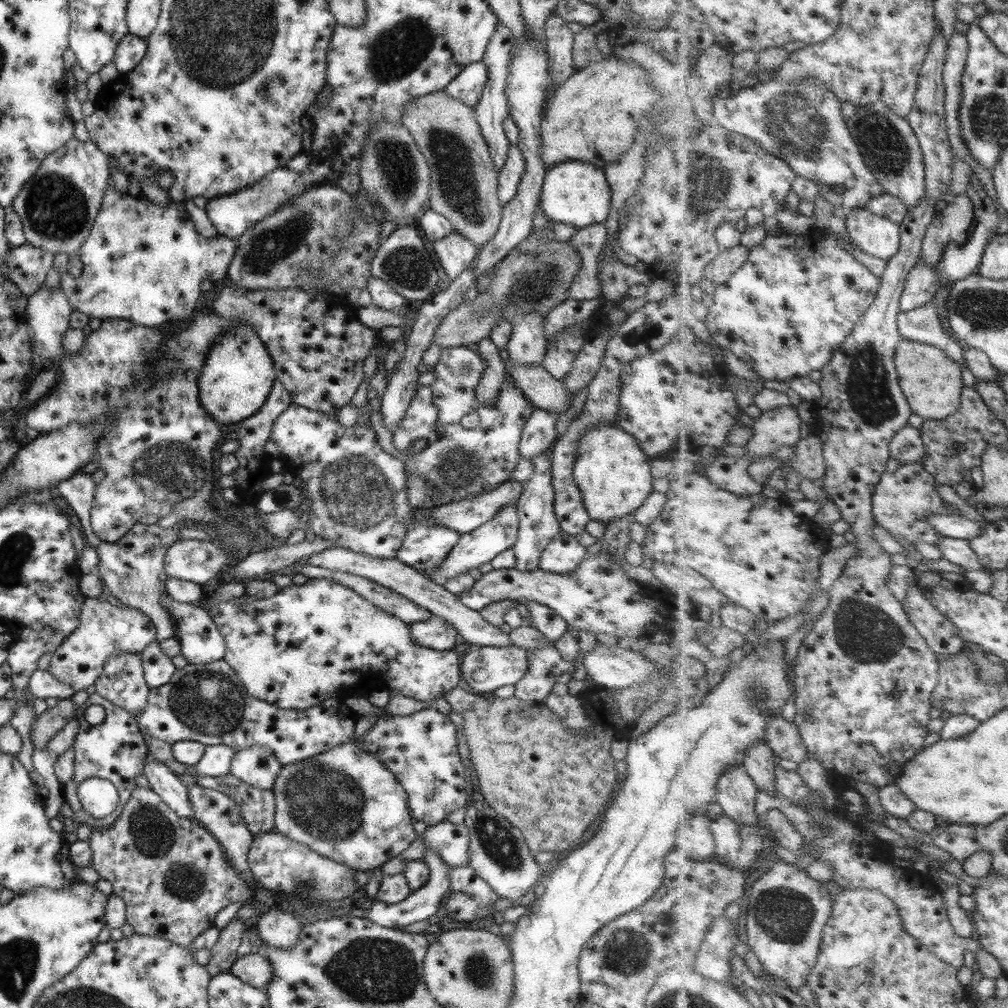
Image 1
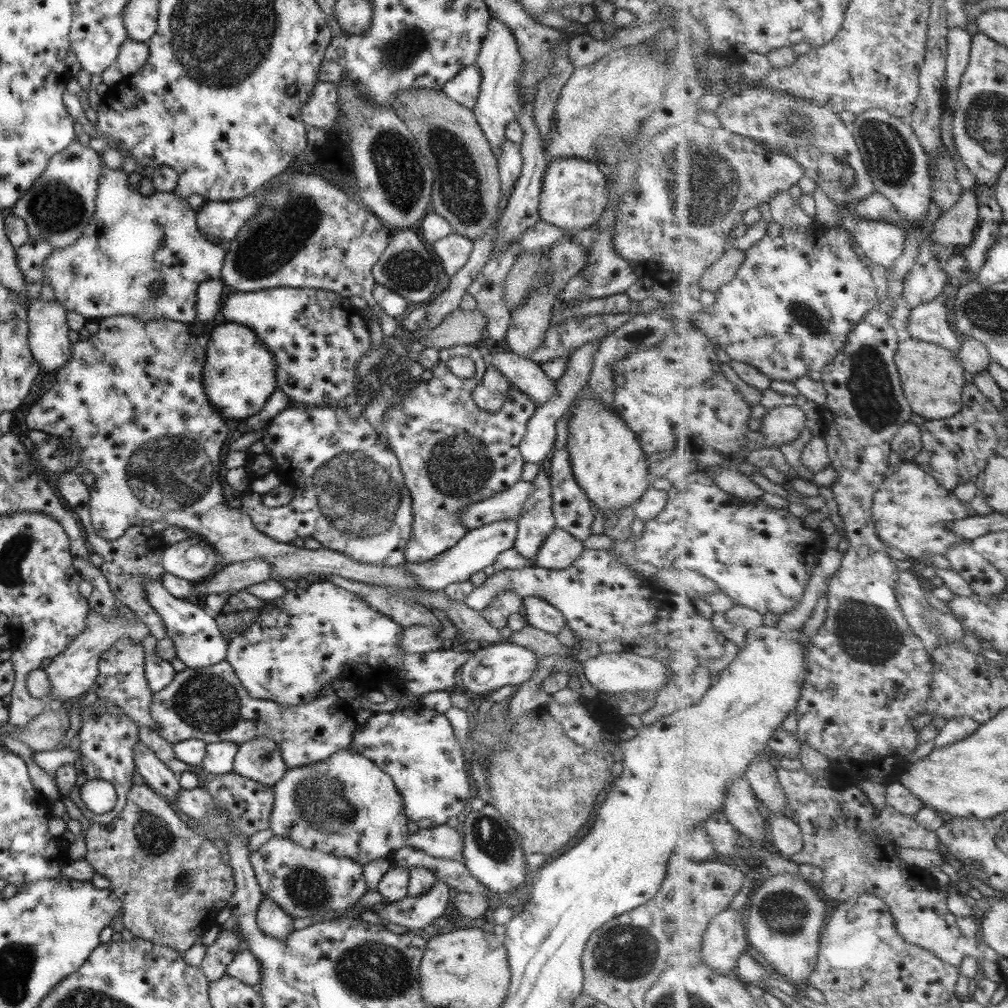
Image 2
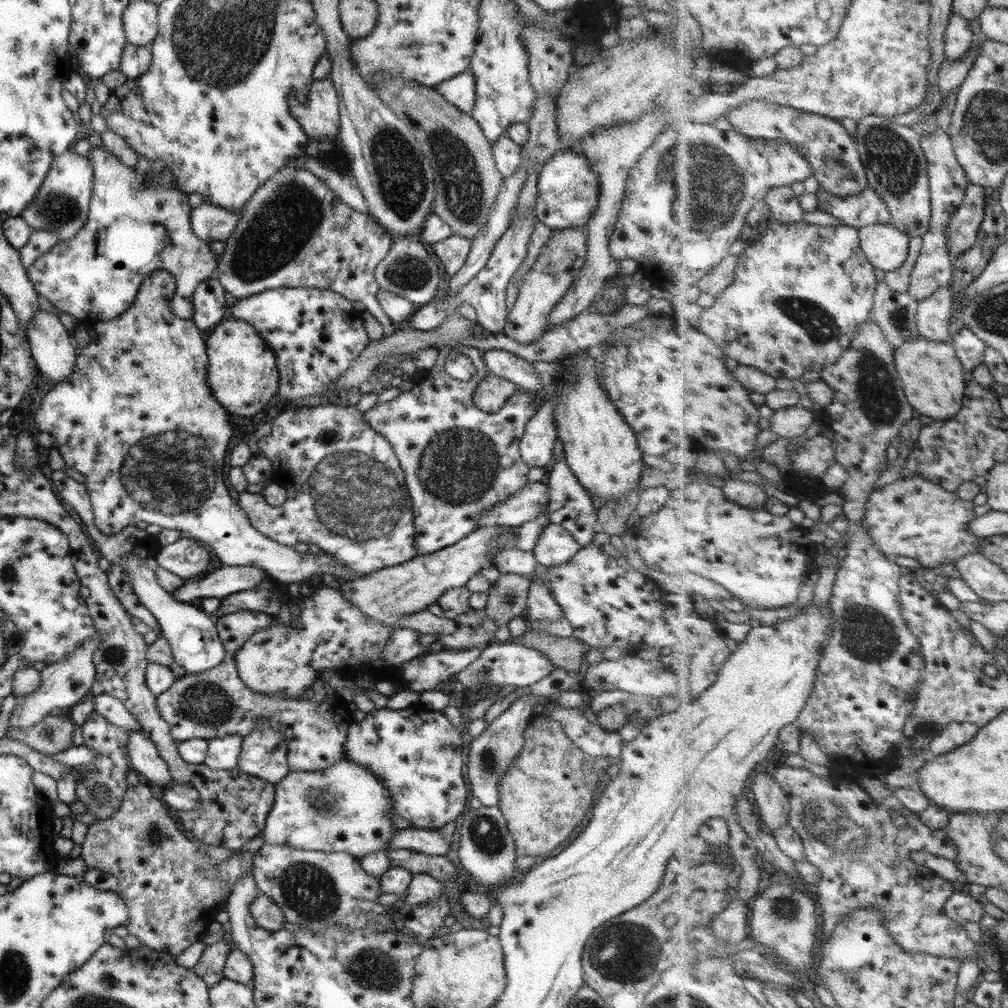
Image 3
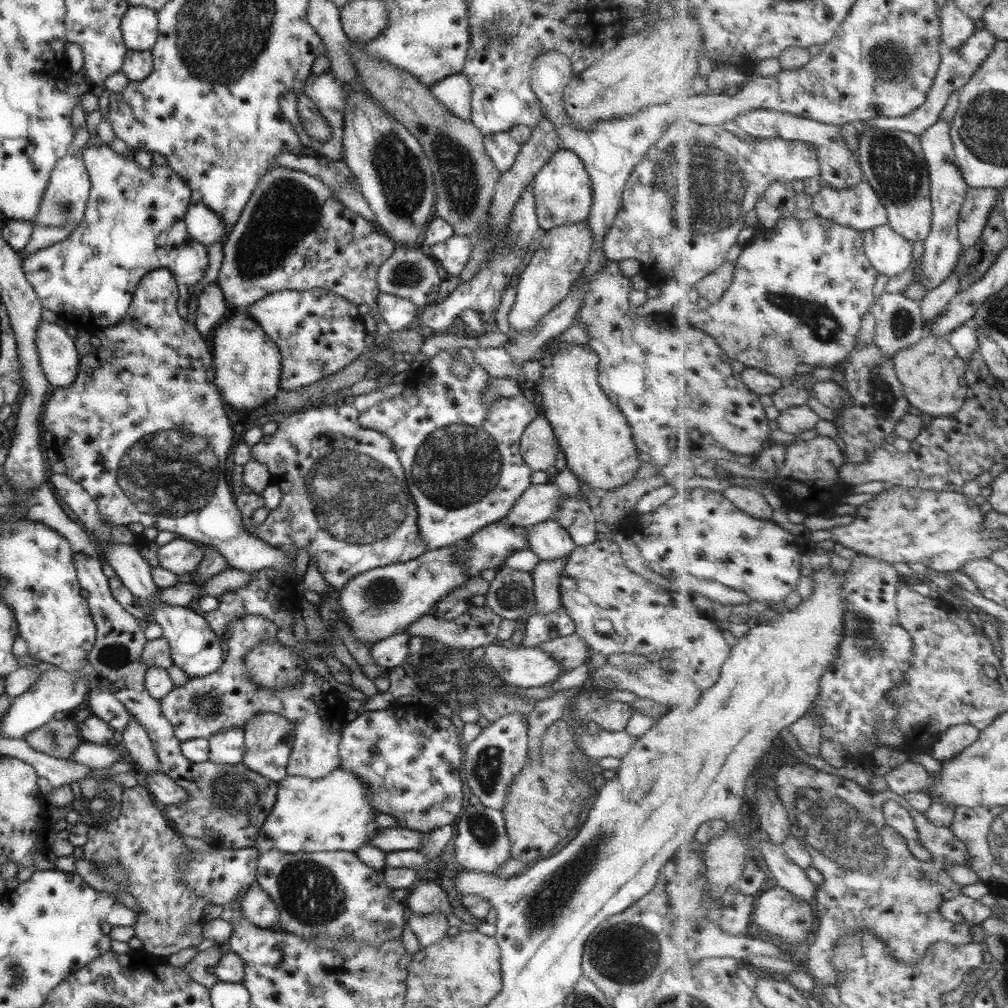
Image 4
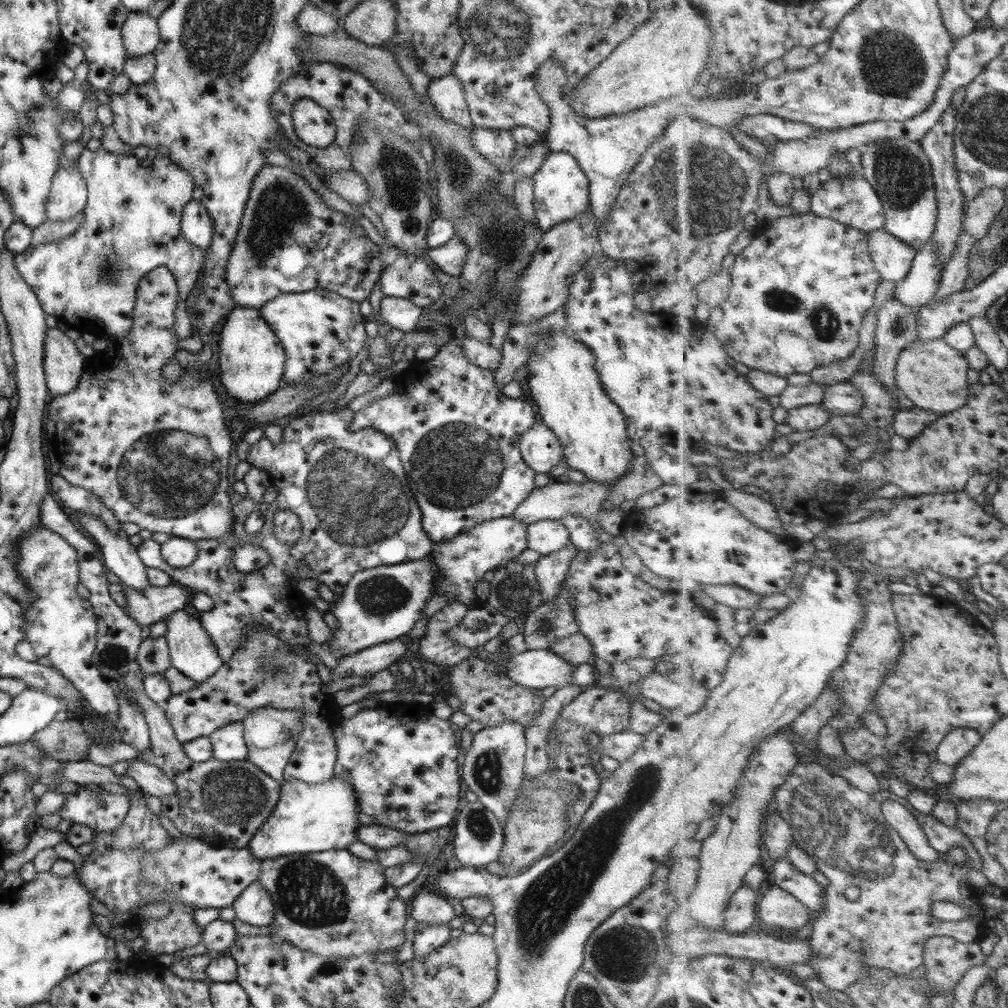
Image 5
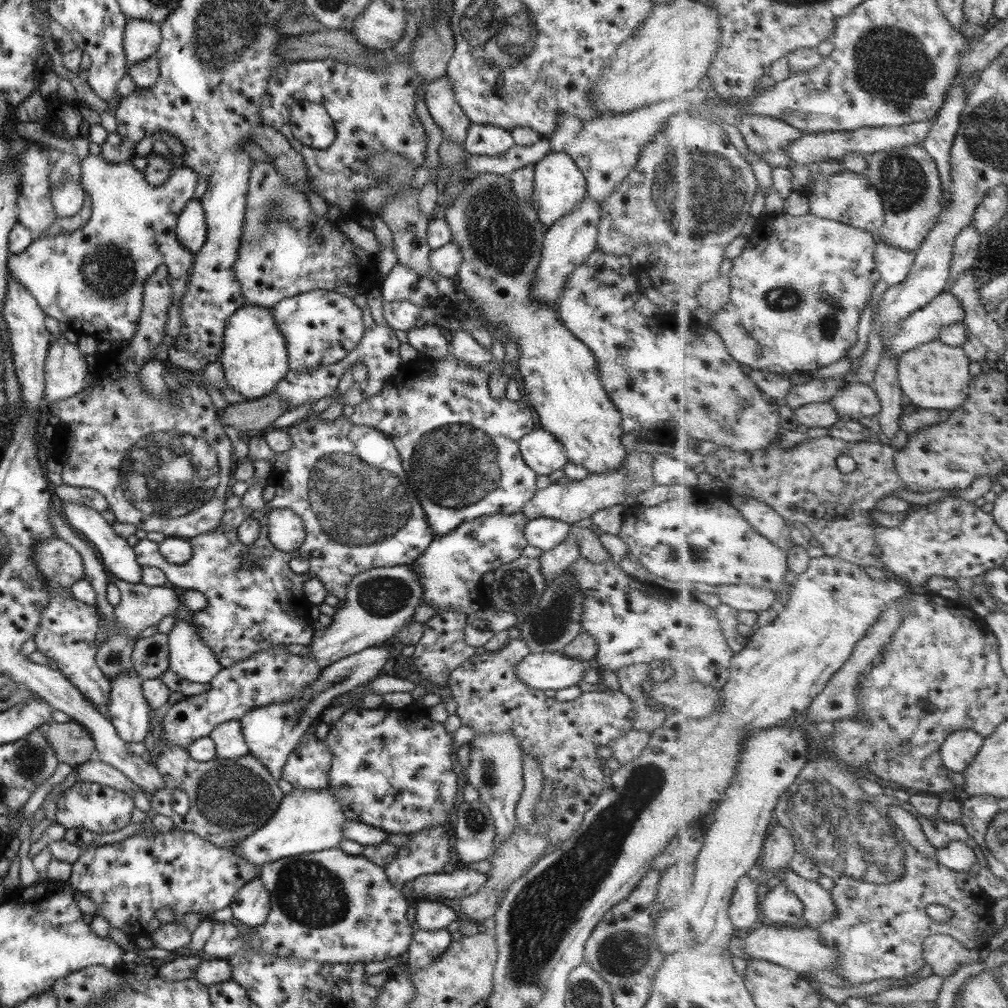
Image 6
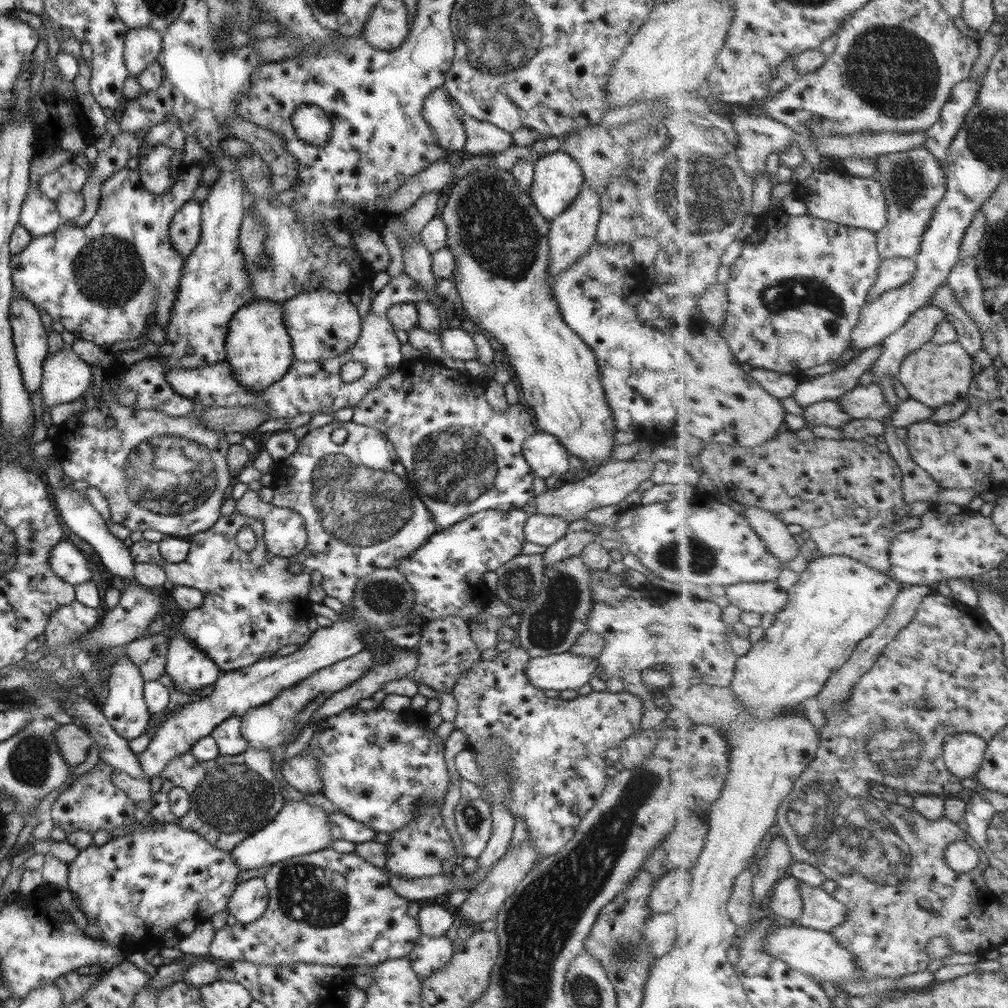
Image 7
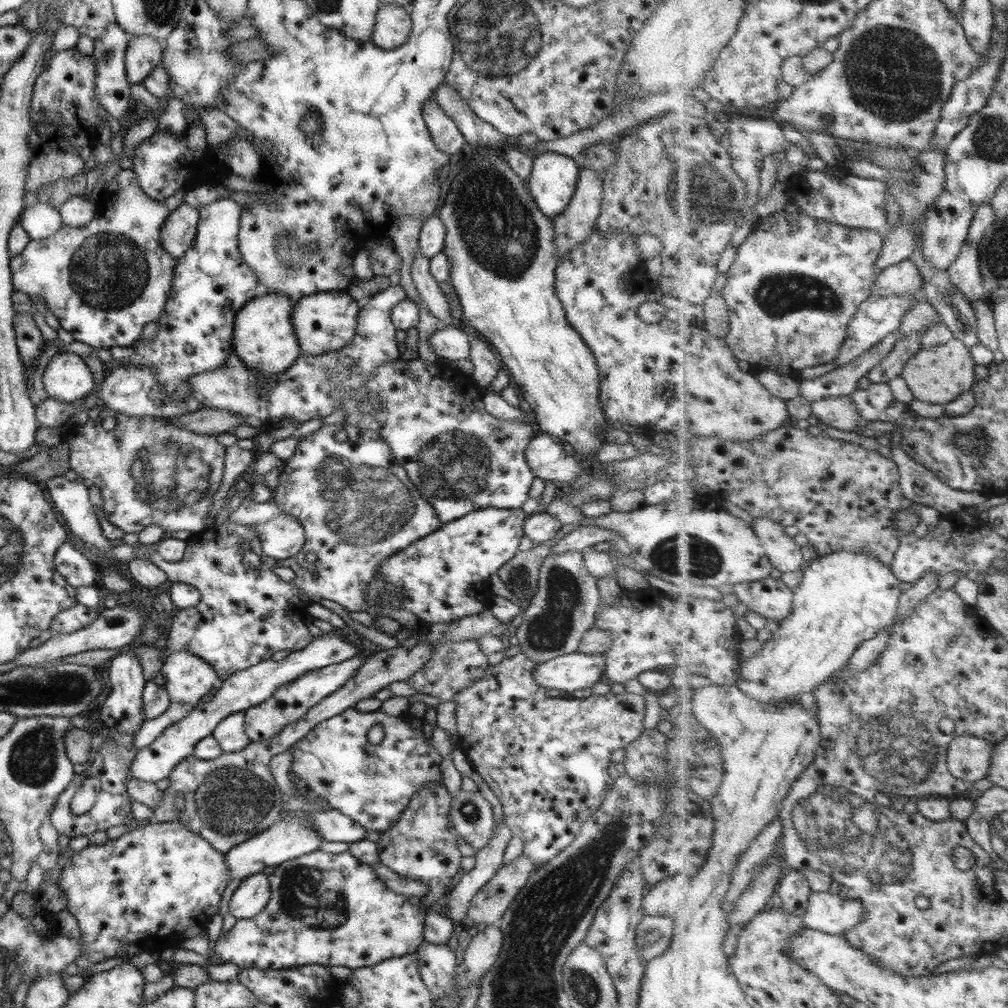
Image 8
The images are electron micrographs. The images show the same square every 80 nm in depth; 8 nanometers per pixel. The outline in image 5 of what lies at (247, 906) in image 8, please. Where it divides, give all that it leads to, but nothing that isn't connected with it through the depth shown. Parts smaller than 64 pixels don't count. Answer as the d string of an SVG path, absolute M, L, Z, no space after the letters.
M258 880L248 884L230 904L234 918L251 926L269 926L274 911L270 897Z

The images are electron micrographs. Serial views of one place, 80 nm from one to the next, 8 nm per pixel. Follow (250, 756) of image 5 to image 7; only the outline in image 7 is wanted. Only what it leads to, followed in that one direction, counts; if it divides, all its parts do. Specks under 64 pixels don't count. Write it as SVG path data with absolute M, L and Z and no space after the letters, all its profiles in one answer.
M363 649L350 658L345 658L345 660L335 662L329 667L317 670L309 678L297 682L293 688L277 694L277 698L273 698L271 702L245 711L240 716L240 734L246 745L259 750L268 750L272 754L272 762L277 762L283 756L287 738L293 734L298 734L309 722L309 717L333 694L347 689L363 674L367 674L369 668L373 668L373 663L375 663L374 655L375 653L371 654Z

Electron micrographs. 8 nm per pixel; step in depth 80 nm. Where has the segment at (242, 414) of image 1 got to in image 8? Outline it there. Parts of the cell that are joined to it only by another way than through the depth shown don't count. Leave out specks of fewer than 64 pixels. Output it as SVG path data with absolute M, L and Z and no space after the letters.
M264 292L259 293L255 298L247 301L241 310L237 310L237 314L233 318L233 338L232 338L232 350L238 356L238 359L246 366L247 369L251 369L256 375L261 375L264 383L267 378L280 373L282 370L289 368L293 361L300 355L298 348L297 337L291 328L291 322L289 322L289 315L293 313L294 301L287 295L282 293Z

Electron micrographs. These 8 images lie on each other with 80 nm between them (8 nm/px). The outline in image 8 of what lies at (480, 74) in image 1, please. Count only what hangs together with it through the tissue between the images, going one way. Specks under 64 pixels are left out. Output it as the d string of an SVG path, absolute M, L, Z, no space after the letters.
M430 98L421 109L422 119L436 149L443 154L455 154L463 146L464 138L456 124Z

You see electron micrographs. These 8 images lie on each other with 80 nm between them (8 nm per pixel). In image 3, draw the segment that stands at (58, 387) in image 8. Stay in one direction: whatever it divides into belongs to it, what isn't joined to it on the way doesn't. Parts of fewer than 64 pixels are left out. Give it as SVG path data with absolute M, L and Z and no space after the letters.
M38 307L25 334L39 374L53 383L67 380L75 366L75 346L58 315L43 312Z

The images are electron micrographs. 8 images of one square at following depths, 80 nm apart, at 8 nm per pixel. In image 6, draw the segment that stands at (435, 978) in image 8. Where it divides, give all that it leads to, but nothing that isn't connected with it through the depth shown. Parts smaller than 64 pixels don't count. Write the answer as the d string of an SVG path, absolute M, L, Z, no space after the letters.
M415 928L412 932L411 943L405 952L405 963L413 969L425 968L447 951L449 942L450 933L445 928L441 930Z

